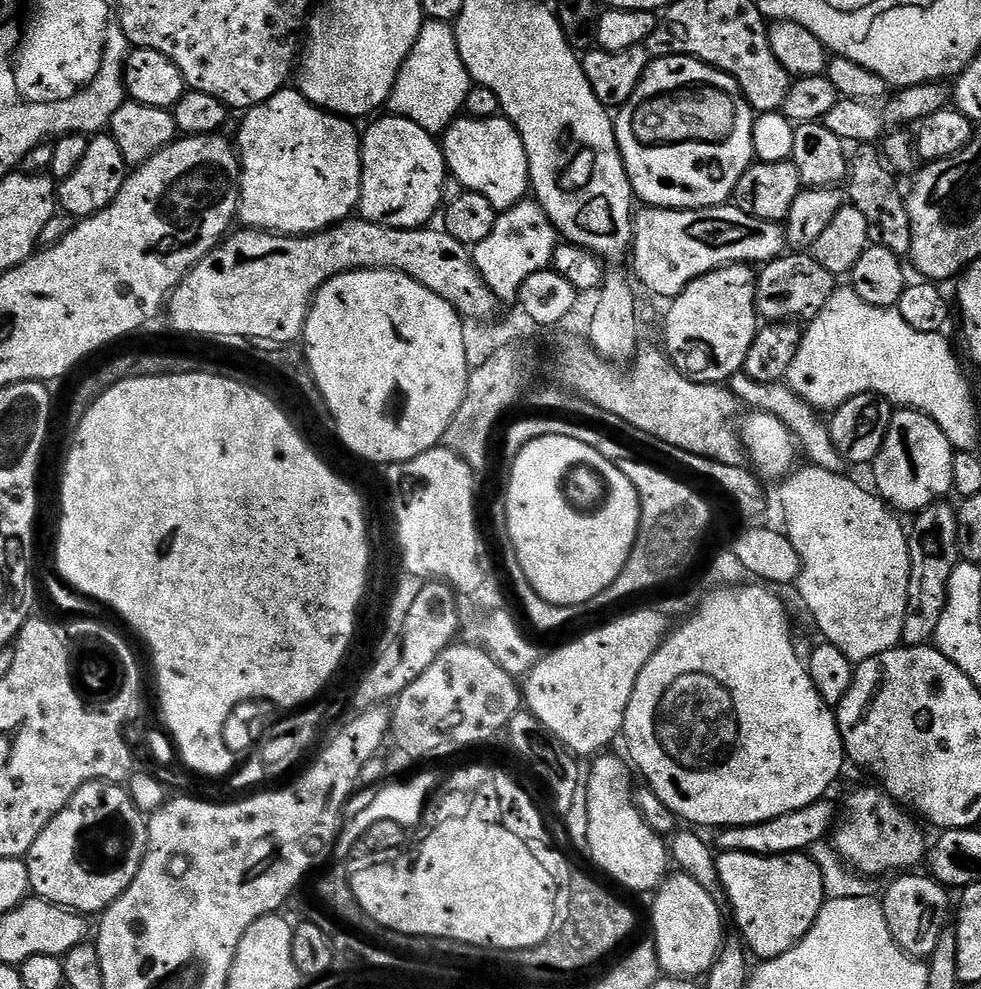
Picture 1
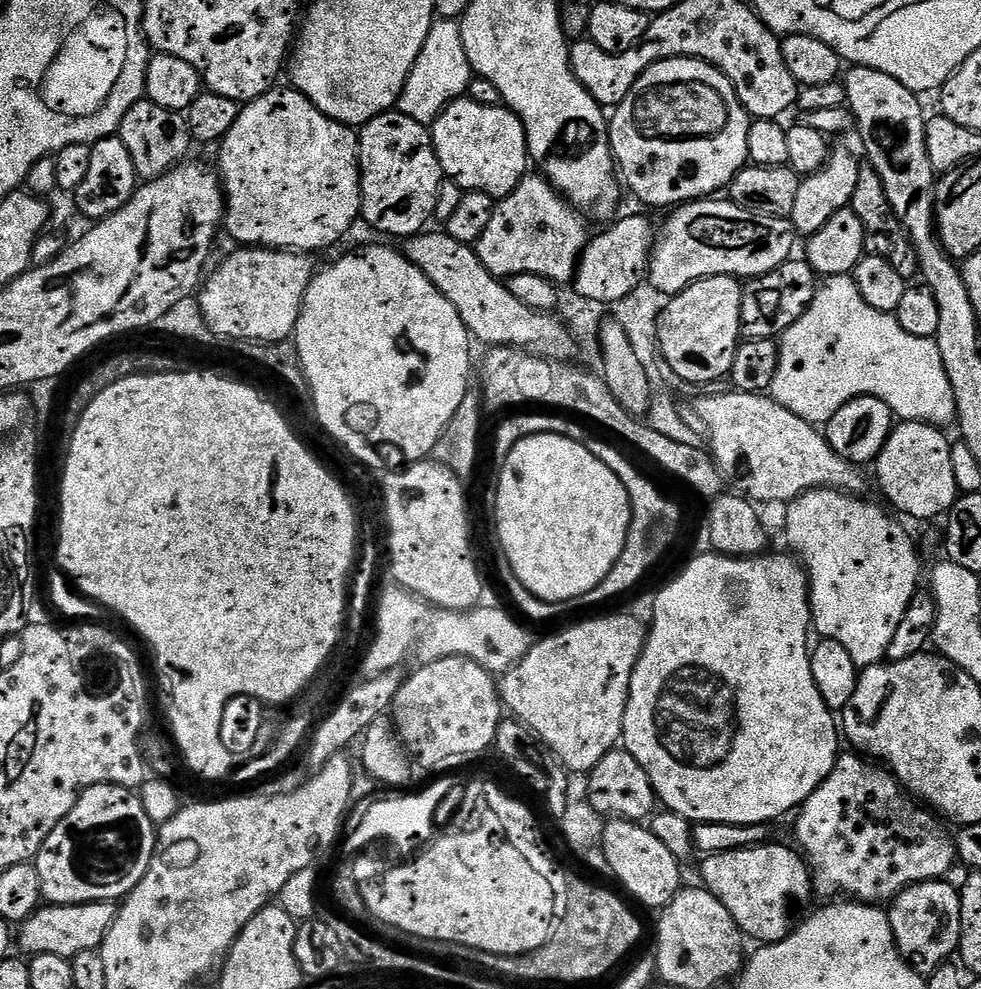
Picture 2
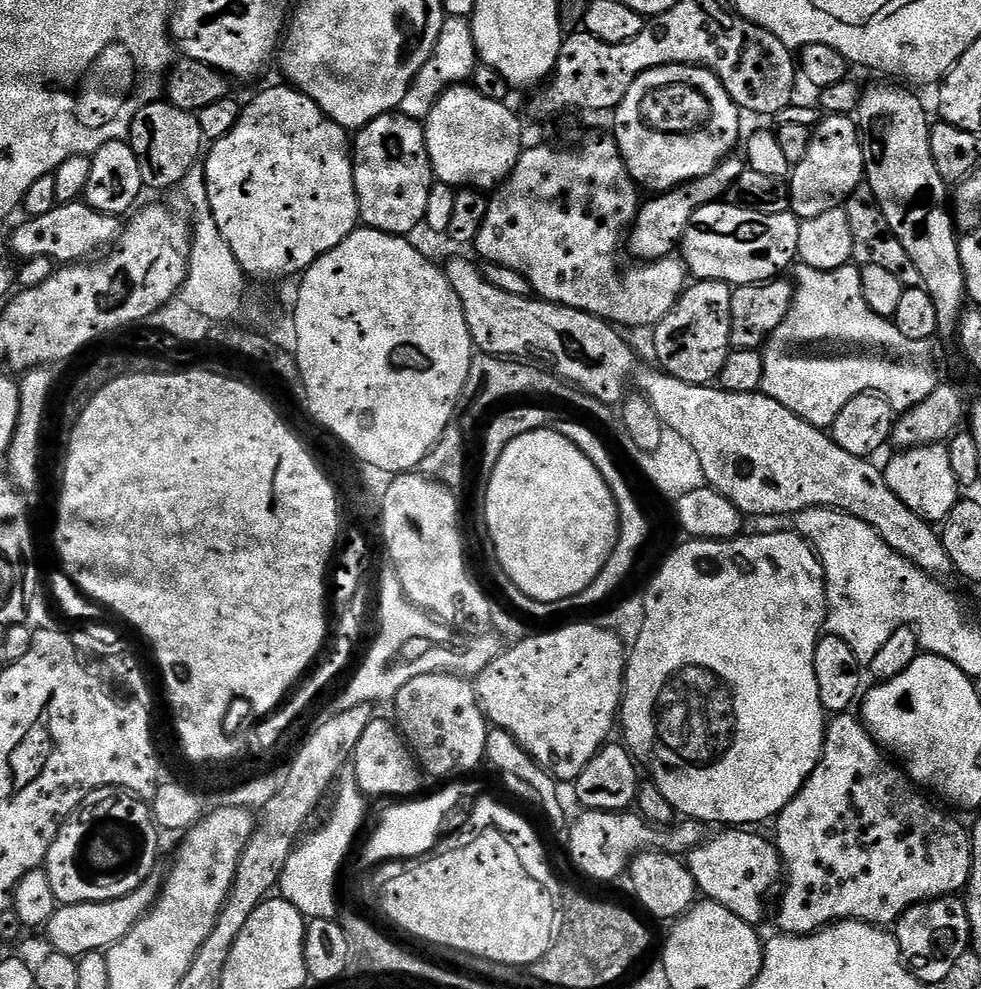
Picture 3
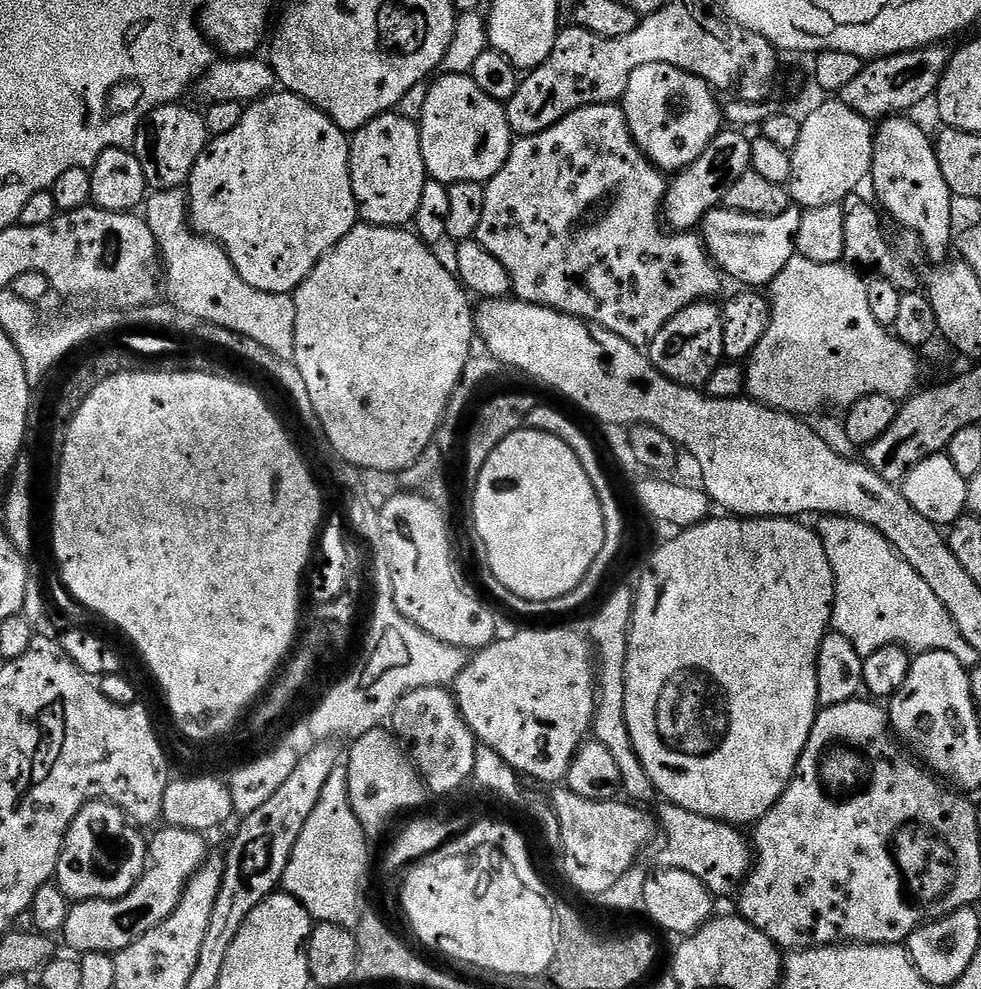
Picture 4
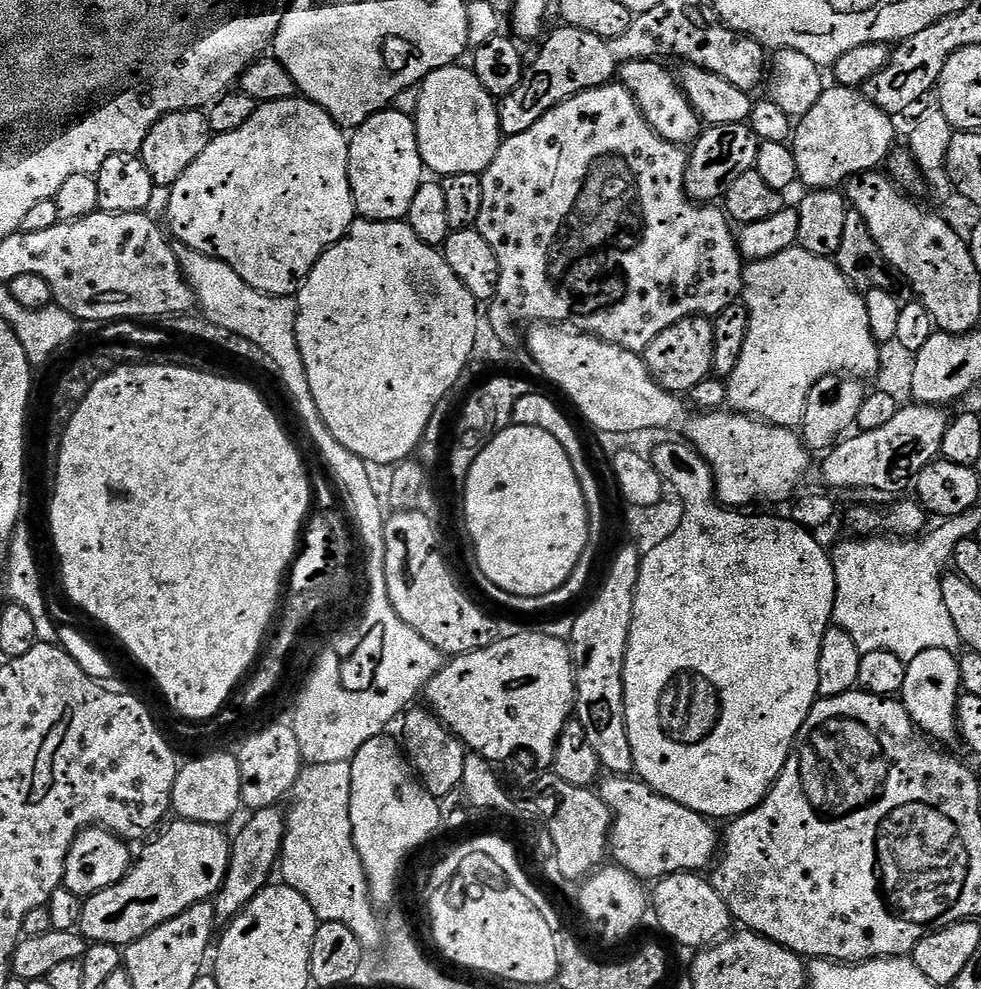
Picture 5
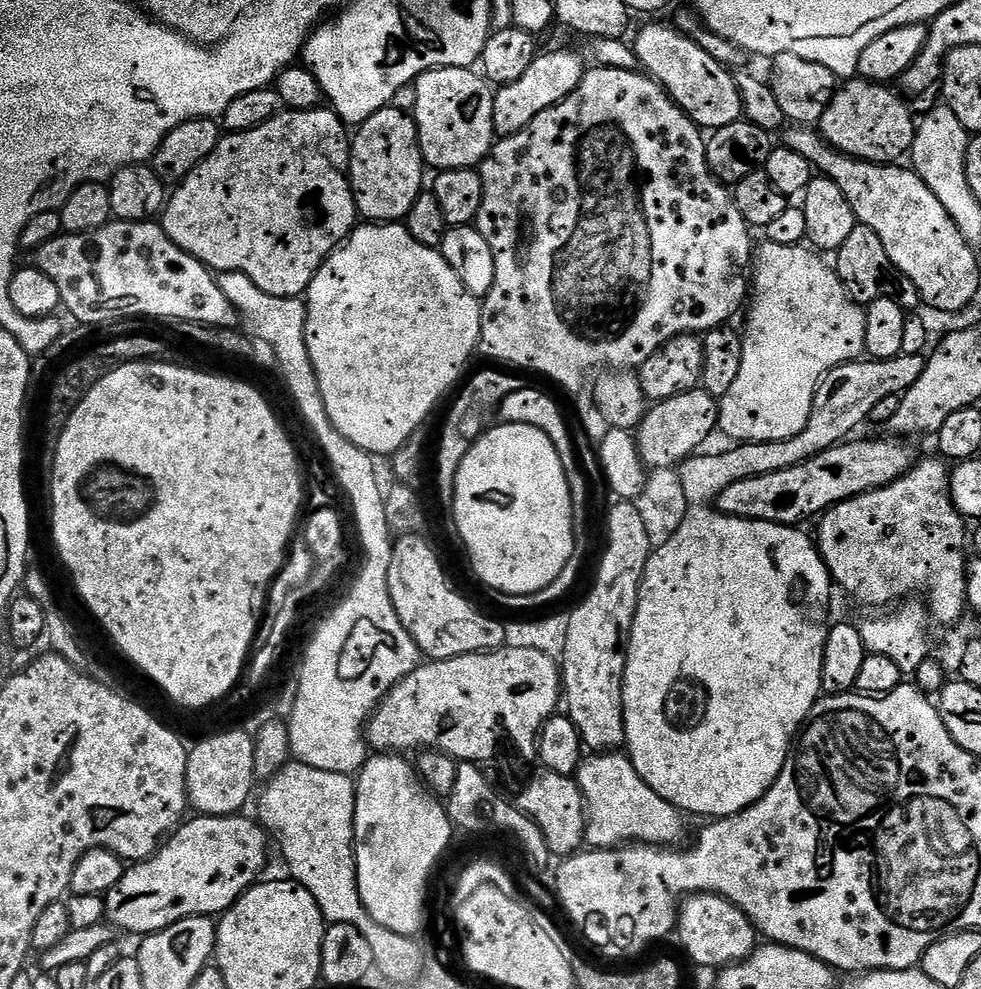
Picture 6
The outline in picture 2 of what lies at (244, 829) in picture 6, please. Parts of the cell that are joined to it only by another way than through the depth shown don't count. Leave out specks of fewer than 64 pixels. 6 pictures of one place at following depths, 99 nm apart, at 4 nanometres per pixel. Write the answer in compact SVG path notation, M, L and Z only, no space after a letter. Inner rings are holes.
M112 902L41 906L36 909L33 916L29 916L19 925L18 948L21 948L19 951L28 952L24 954L29 957L38 954L58 954L71 960L72 957L82 954L82 950L97 950L104 943L117 911L117 905Z

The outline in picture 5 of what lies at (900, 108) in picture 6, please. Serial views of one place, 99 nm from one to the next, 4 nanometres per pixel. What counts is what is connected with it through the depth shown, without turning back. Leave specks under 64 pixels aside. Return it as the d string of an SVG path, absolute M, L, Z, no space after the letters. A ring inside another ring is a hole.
M825 87L812 109L799 117L790 141L794 162L798 162L799 183L808 190L836 190L863 172L877 171L894 151L896 124L893 117L866 99L863 91Z

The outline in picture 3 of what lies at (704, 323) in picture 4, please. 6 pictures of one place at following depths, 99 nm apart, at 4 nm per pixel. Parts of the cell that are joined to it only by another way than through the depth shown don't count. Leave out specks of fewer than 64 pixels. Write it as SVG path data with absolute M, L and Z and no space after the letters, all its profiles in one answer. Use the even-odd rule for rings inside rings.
M696 280L695 282L689 283L682 295L676 299L676 305L672 307L670 314L666 314L666 318L662 318L659 324L655 325L654 333L656 332L656 337L653 338L652 344L656 347L656 360L661 364L657 365L659 365L667 375L678 378L682 382L703 384L705 386L711 385L713 381L719 377L722 366L726 362L728 353L732 348L732 319L730 318L730 298L732 297L732 289L733 285L725 284L723 280Z

